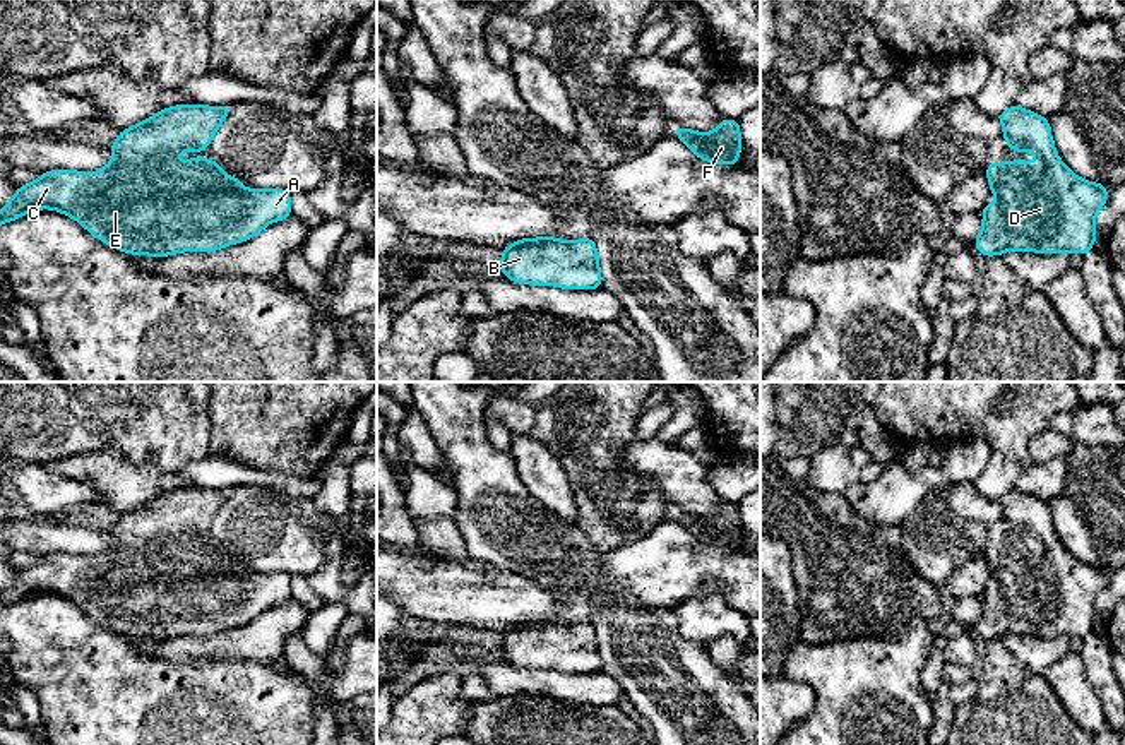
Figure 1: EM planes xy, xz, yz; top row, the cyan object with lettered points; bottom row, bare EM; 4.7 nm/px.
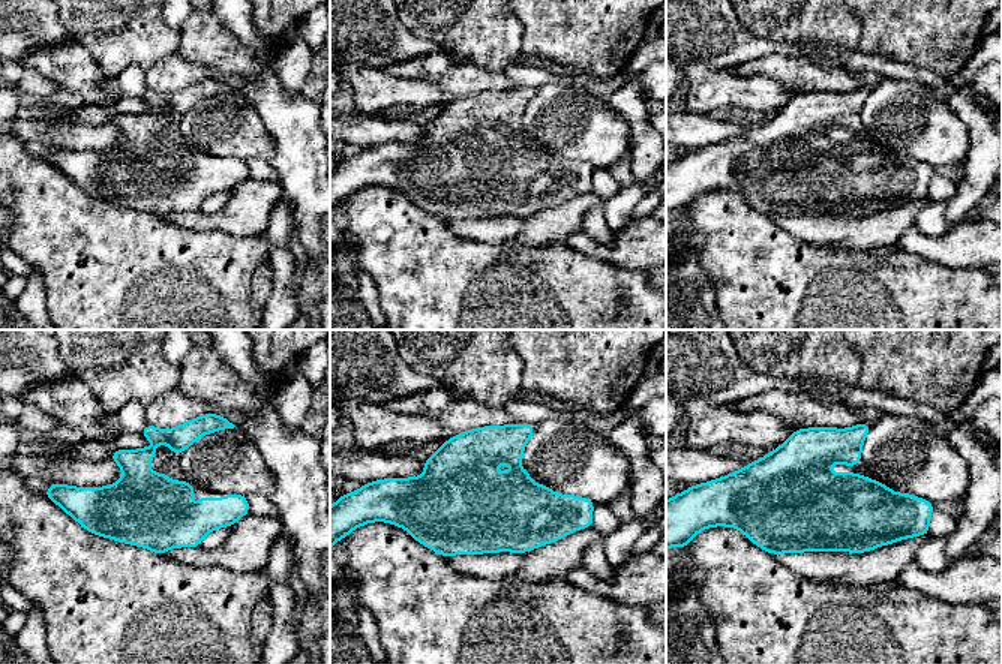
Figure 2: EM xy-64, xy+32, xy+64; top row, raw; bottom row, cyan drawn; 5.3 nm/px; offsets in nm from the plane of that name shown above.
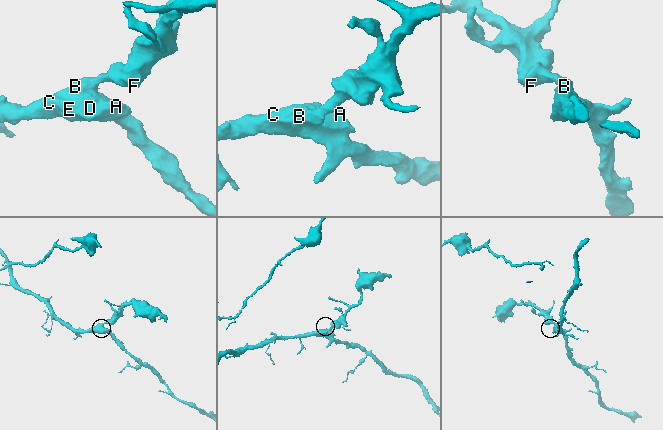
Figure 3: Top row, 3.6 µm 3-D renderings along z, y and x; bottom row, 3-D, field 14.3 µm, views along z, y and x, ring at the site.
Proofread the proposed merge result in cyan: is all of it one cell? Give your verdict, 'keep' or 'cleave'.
keep

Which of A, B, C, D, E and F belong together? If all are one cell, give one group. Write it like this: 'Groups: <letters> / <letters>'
Groups: A B C D E F

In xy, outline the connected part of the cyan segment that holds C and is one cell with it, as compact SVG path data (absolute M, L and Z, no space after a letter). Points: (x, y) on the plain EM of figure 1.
M178 488L120 516L113 545L99 555L51 553L22 569L0 593L0 608L36 593L53 593L80 606L92 620L132 639L164 641L180 635L214 635L241 627L267 608L291 599L284 572L241 572L214 543L176 546L180 536L204 534L233 490Z

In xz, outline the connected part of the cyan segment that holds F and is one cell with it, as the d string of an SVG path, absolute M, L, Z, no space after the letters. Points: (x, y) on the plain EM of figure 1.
M724 502L714 516L705 517L685 510L673 514L705 546L740 548L738 538L743 527L738 504Z

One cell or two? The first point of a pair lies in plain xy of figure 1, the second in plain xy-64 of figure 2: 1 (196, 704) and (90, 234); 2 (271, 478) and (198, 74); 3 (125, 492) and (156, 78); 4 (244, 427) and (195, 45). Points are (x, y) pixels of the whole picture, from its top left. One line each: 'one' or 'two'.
1: one
2: one
3: two
4: one

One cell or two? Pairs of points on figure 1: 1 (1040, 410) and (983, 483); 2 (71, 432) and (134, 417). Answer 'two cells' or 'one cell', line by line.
1: two cells
2: two cells

